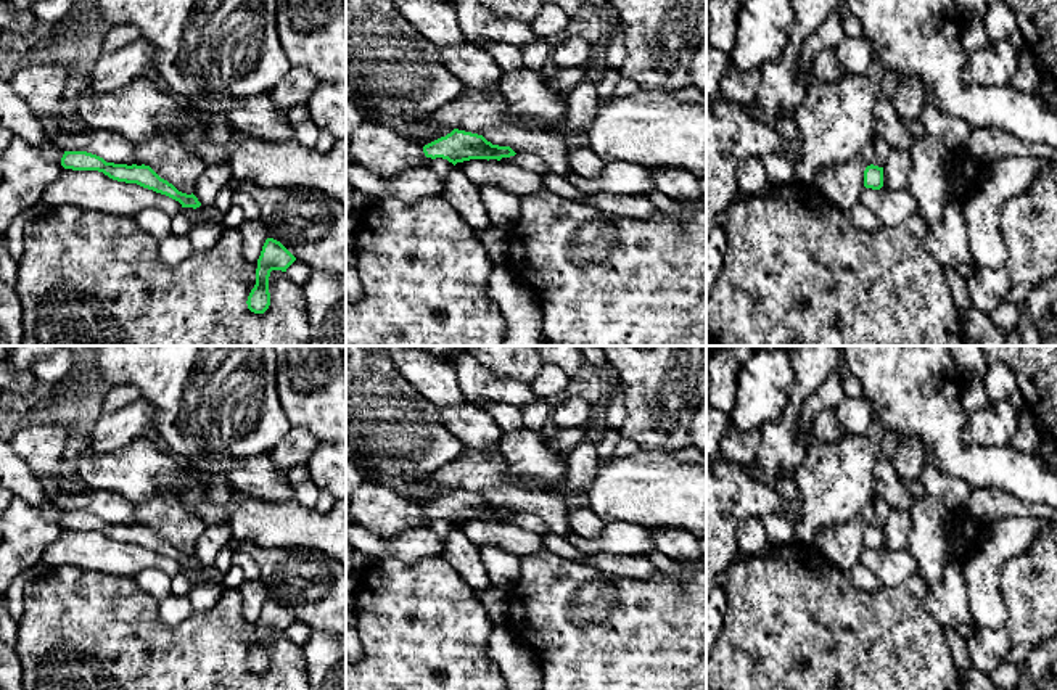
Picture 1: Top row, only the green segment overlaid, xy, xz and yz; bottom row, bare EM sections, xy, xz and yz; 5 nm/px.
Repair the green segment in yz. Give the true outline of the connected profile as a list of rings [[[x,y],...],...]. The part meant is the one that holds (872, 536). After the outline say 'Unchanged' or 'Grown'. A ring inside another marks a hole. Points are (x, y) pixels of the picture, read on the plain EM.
[[[867,526],[864,531],[864,547],[880,550],[883,547],[883,528]]]. Unchanged

